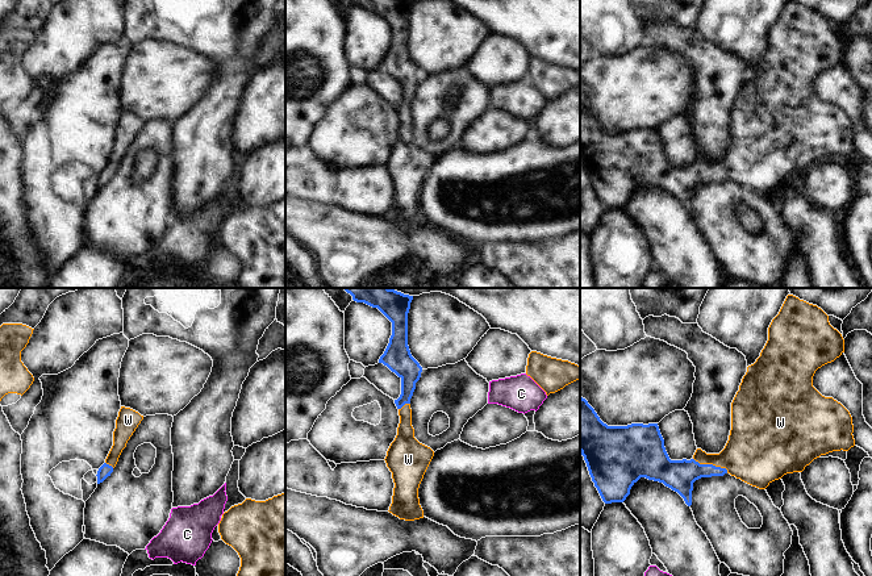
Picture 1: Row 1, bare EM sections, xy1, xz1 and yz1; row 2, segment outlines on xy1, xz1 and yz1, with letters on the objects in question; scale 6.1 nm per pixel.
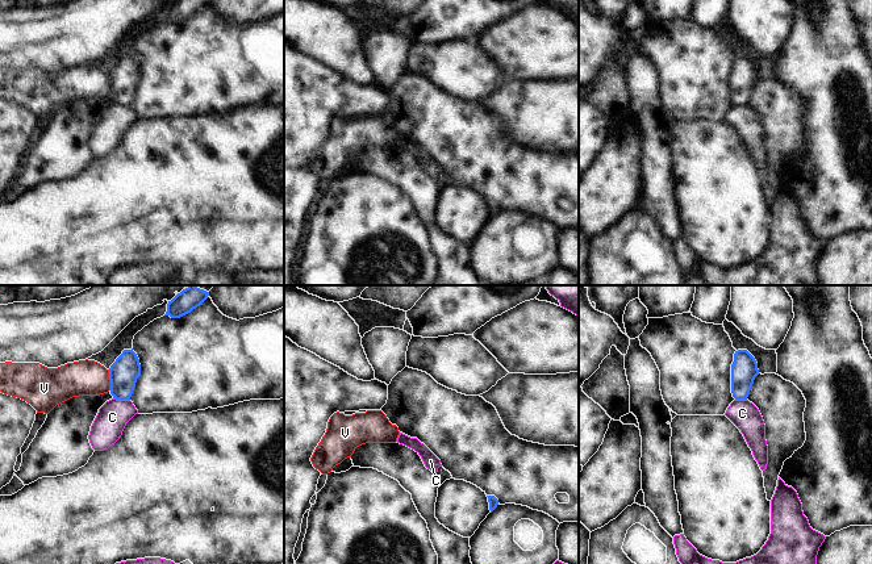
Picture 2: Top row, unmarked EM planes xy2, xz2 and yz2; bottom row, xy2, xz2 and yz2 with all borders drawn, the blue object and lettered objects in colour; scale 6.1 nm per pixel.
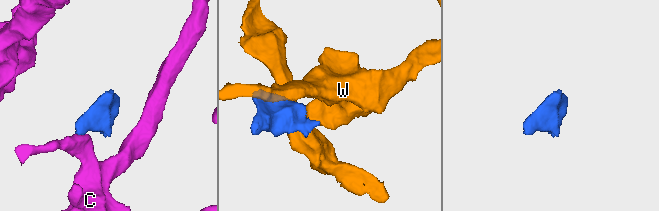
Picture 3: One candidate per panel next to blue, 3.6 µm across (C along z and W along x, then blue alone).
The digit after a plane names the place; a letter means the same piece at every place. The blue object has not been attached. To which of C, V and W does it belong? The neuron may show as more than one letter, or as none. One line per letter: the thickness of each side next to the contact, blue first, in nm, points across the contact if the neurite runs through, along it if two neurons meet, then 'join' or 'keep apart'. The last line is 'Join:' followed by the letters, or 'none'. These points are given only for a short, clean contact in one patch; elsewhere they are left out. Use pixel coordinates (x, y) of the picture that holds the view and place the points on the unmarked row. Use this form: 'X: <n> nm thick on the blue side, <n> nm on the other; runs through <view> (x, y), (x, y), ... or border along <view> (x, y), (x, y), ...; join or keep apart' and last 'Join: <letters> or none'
C: 180 nm thick on the blue side, 190 nm on the other; border along xy2 (113, 103), (129, 105); keep apart
V: 180 nm thick on the blue side, 220 nm on the other; border along xy2 (108, 75), (111, 95); keep apart
W: 190 nm thick on the blue side, 340 nm on the other; runs through yz1 (679, 180), (702, 170), (712, 170), (751, 159); join
Join: W

